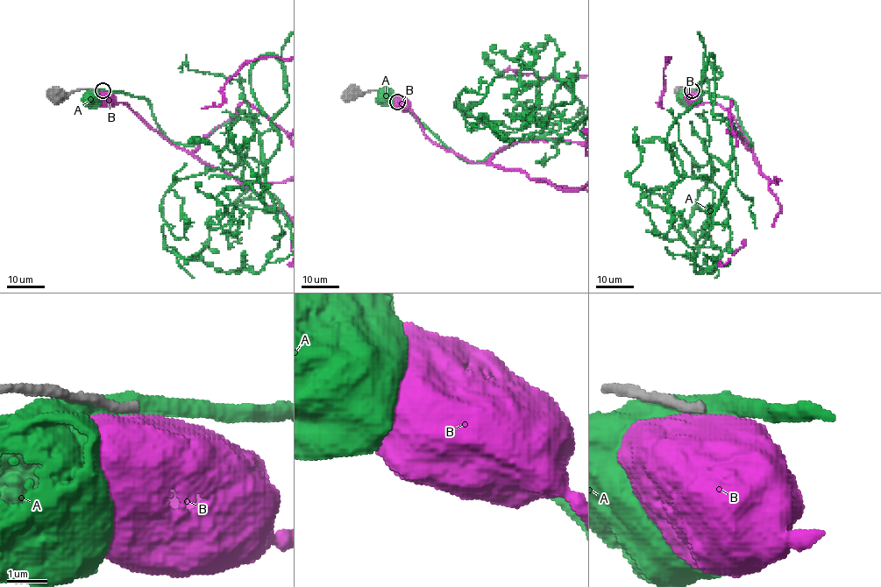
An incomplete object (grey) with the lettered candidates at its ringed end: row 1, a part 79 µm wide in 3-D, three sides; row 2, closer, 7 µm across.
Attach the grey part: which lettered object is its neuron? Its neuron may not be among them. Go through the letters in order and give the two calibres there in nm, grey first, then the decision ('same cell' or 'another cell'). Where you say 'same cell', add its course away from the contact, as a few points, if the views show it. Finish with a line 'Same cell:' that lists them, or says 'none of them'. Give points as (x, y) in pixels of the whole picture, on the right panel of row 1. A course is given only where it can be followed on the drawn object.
A: 240 nm thick on the grey side, 500 nm on the other; another cell
B: 260 nm thick on the grey side, 900 nm on the other; another cell
Same cell: none of them

